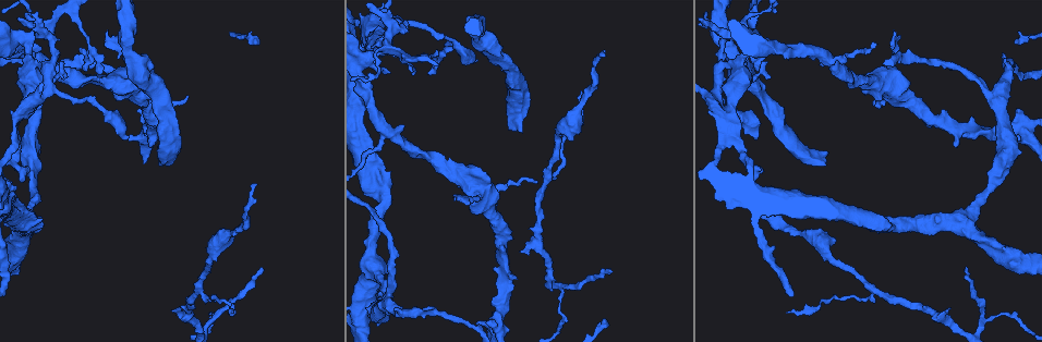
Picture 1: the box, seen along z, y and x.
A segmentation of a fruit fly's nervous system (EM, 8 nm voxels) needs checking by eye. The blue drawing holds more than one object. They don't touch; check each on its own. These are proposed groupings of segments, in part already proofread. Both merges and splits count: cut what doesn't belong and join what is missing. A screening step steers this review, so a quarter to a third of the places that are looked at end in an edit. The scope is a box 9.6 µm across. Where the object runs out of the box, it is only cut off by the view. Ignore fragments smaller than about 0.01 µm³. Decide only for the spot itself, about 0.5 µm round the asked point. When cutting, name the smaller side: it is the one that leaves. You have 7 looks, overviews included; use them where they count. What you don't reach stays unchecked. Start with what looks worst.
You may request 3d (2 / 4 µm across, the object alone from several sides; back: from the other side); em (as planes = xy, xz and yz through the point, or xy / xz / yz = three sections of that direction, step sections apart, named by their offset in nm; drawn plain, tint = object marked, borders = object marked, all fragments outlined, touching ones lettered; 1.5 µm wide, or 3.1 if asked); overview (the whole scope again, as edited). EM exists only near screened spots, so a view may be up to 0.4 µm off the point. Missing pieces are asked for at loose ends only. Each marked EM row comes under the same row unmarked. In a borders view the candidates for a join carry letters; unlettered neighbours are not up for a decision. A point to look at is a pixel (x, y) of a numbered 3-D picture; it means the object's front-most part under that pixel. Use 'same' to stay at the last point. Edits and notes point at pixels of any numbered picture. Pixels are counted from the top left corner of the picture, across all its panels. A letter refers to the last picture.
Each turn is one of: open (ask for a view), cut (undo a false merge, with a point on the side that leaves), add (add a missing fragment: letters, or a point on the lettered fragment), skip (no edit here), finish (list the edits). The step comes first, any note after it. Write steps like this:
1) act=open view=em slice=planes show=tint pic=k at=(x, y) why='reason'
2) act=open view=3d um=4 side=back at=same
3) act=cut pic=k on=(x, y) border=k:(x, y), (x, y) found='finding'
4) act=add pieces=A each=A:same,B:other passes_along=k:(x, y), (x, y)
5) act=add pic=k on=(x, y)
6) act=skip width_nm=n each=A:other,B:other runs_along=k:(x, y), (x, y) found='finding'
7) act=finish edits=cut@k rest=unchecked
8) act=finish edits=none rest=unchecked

act=open view=3d um=2 pic=1 at=(609, 268) why='tapers out'

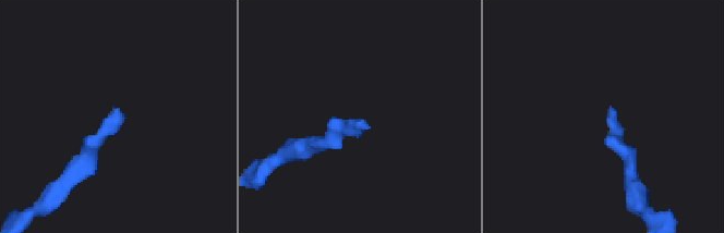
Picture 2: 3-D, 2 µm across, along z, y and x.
act=open view=em slice=planes show=borders pic=2 at=(608, 111)

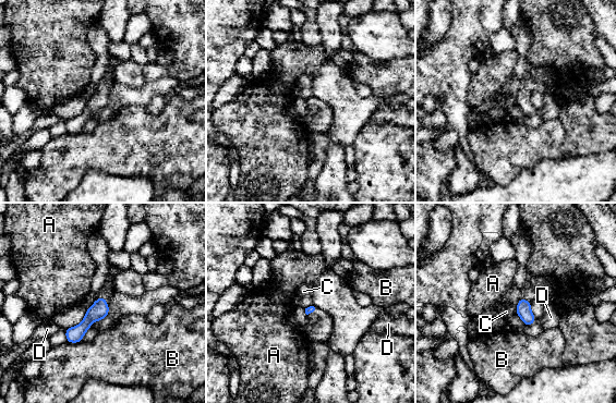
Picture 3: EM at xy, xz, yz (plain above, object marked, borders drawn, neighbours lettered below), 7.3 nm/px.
act=skip each=A:other,B:other,C:other,D:other border=3:(515, 305), (517, 314) found='none of them fits'

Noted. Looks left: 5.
act=open view=3d um=4 pic=1 at=(510, 66) why='thick turns thin'

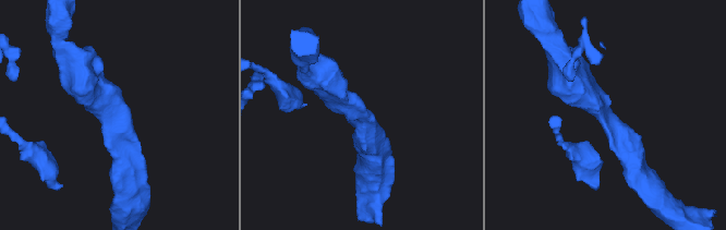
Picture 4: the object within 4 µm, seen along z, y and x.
act=open view=em slice=planes show=borders pic=4 at=(117, 116)

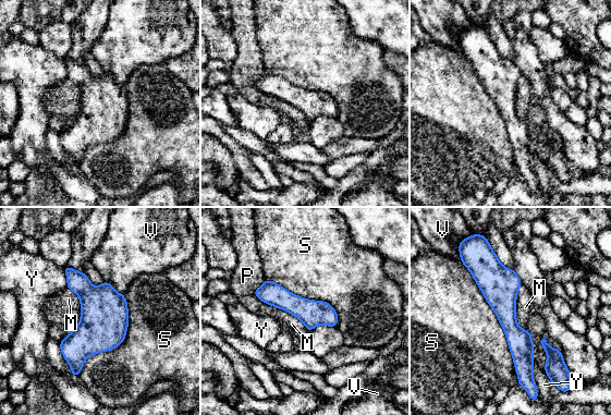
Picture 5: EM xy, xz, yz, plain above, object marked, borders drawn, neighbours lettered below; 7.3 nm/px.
act=skip each=M:other,P:other,S:other,V:other,Y:other border=5:(66, 288), (77, 295), (81, 308) found='continuous, no second neuron'

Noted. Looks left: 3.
act=open view=em slice=planes show=tint pic=1 at=(81, 49) why='thin end'

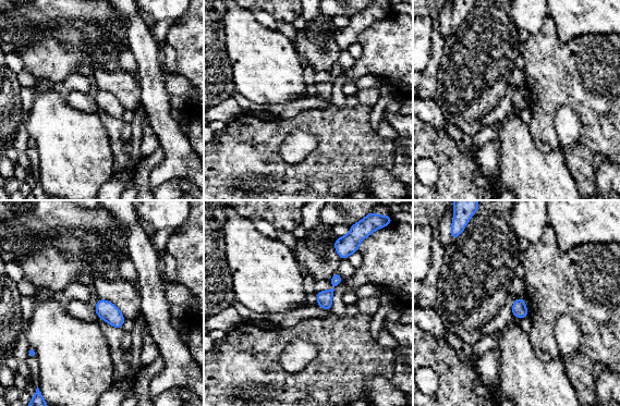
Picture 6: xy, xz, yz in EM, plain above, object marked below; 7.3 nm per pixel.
act=open view=em slice=planes show=borders at=same why='what lies round it'

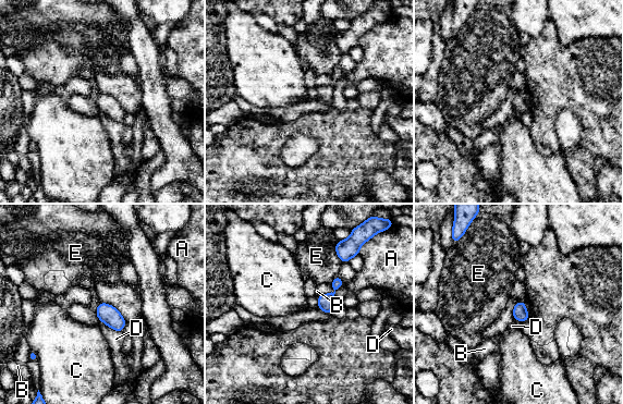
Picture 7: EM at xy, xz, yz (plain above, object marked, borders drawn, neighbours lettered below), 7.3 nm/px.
act=skip each=A:other,B:other,C:other,D:other,E:other border=7:(337, 242), (336, 254), (341, 262) found='none of them fits'

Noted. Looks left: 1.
act=finish edits=none rest=unchecked

